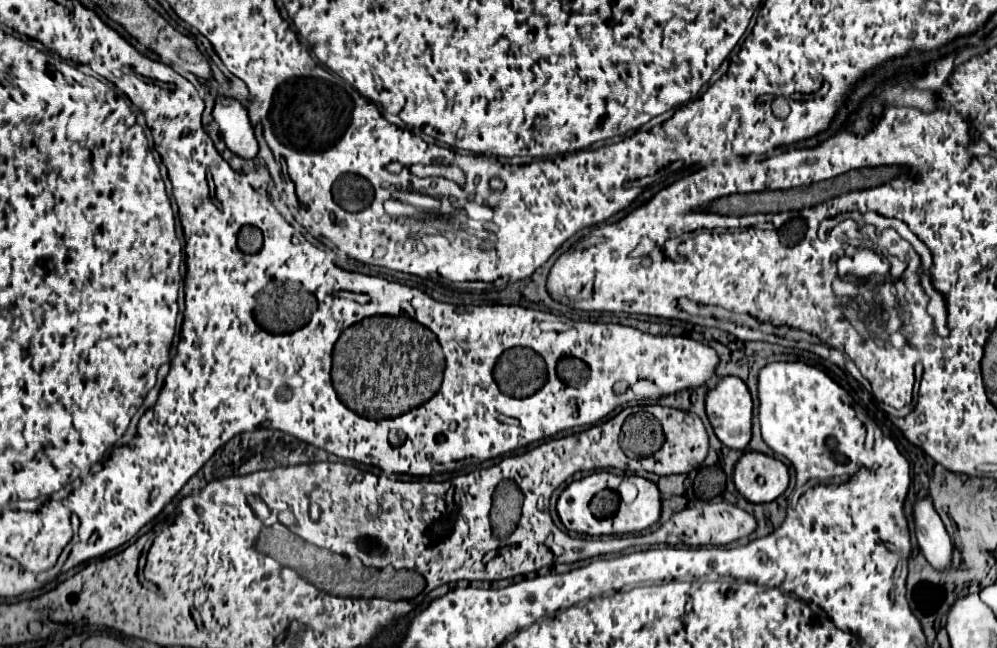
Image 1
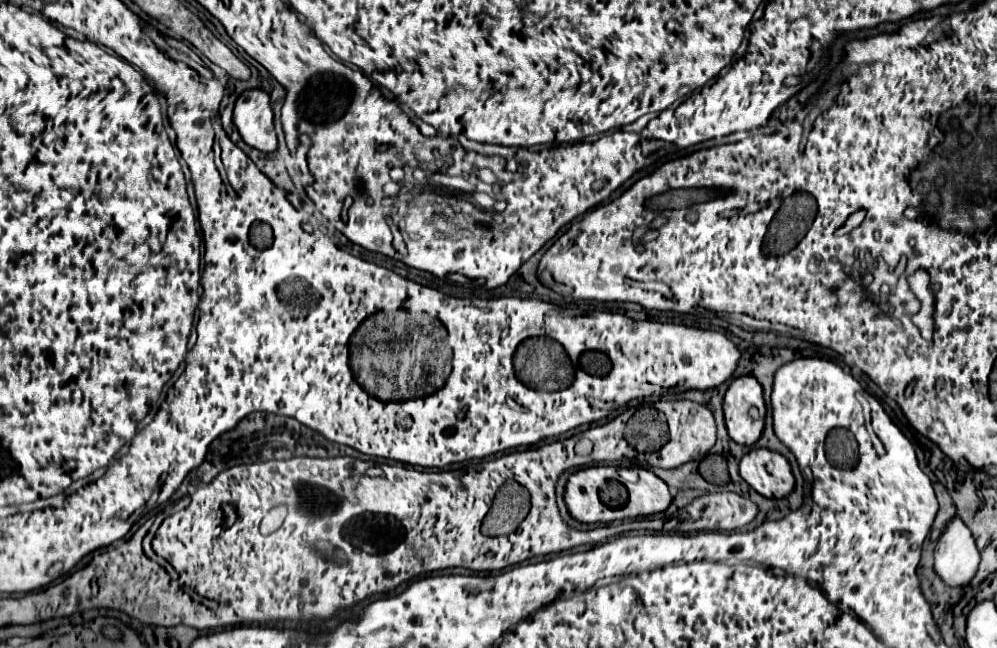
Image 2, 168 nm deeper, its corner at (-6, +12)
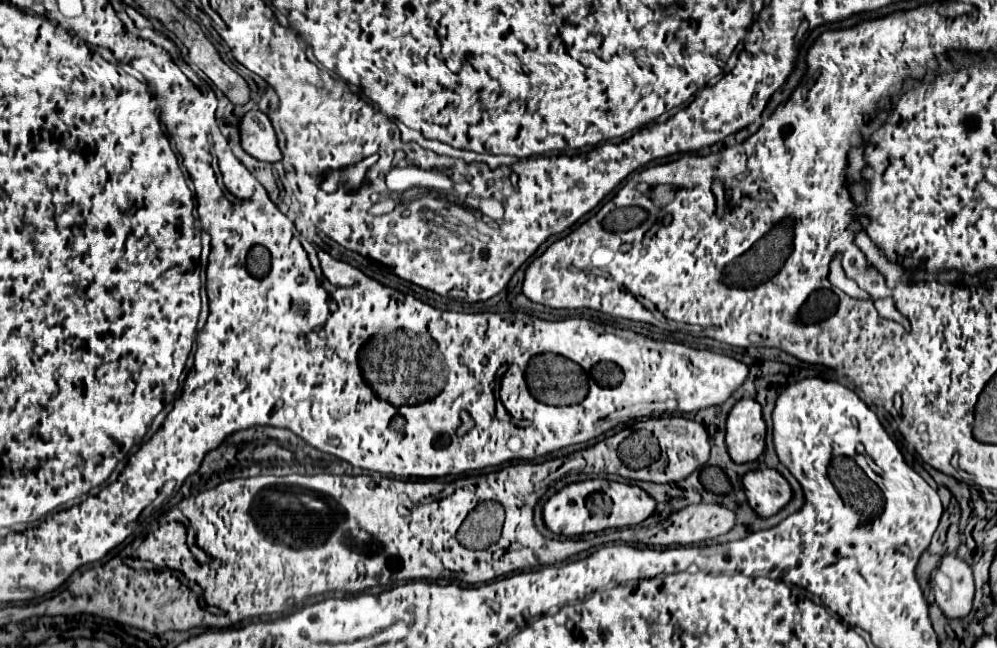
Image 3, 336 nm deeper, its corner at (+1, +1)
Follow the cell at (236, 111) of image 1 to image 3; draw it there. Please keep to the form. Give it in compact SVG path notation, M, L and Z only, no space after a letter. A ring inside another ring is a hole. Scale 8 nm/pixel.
M259 109L249 111L241 119L241 145L251 157L259 161L281 161L281 149L277 145L277 135L271 125L271 119Z

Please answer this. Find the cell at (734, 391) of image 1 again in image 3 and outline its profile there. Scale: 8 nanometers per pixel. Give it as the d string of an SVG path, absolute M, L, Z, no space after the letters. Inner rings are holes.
M741 399L727 419L727 447L735 463L755 461L765 451L765 421L761 405L753 399Z

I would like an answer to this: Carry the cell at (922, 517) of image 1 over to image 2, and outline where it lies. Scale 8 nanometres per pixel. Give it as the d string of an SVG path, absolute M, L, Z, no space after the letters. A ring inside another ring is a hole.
M954 516L944 526L934 550L934 570L946 584L966 584L974 576L980 552L974 544L974 536L968 526Z

